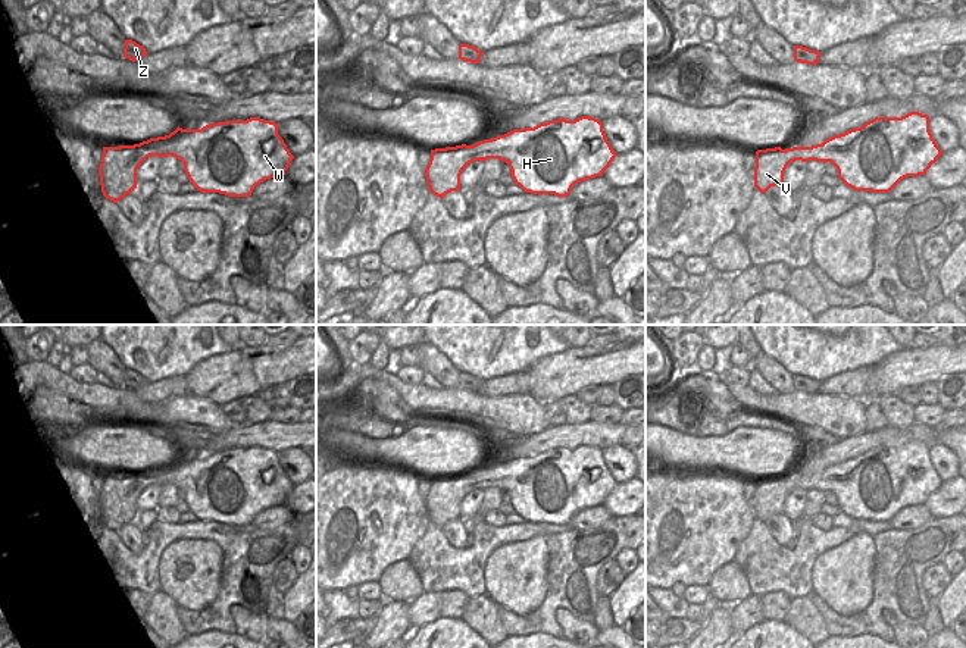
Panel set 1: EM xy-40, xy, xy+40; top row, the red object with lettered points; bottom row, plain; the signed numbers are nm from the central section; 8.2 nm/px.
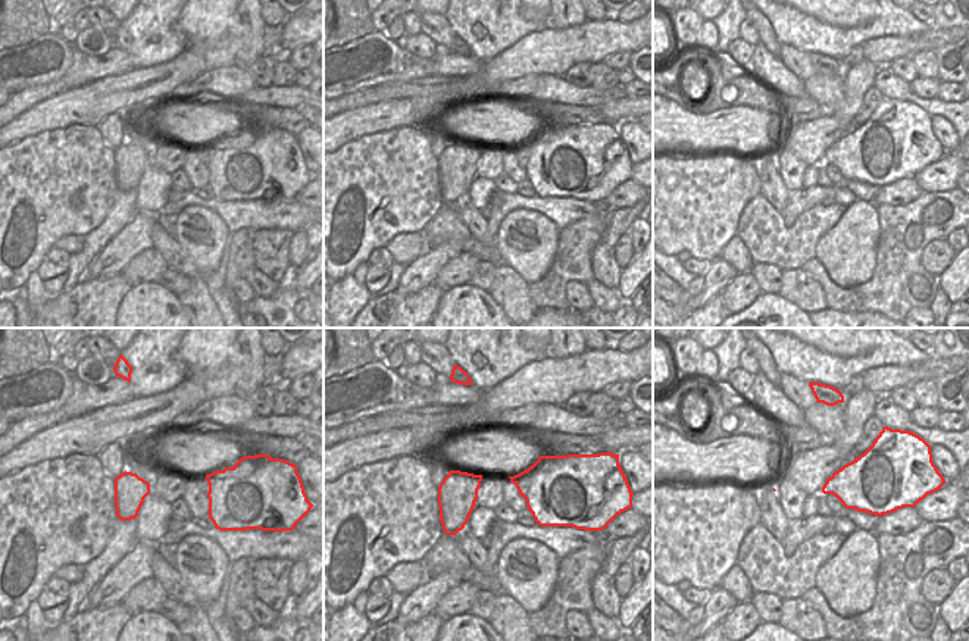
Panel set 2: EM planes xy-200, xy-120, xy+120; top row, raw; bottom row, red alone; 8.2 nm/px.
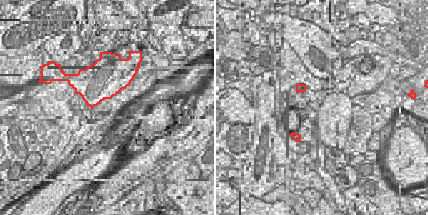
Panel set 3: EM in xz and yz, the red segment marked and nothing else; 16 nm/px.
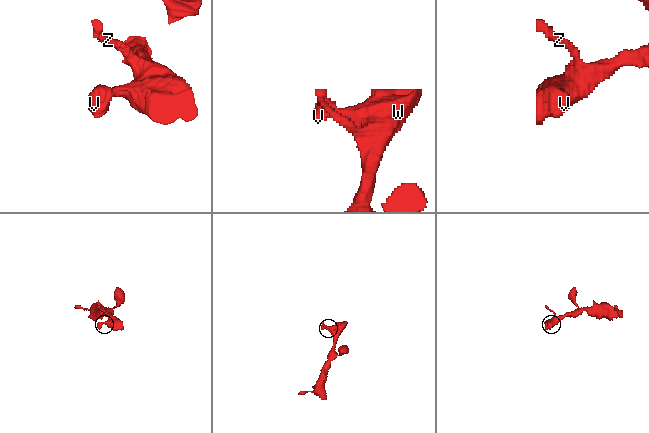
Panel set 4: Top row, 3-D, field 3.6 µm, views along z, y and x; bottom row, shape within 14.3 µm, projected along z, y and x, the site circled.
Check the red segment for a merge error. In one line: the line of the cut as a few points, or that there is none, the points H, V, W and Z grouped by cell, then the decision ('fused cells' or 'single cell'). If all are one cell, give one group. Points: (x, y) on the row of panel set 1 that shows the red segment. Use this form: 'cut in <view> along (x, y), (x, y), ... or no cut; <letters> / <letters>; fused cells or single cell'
no cut; H V W Z; single cell

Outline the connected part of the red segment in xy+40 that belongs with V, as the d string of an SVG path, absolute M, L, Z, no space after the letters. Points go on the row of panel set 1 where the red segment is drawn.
M910 112L901 118L875 118L860 128L834 135L812 147L781 147L757 150L754 187L766 192L770 187L784 185L784 172L791 162L831 162L838 178L854 191L890 192L907 176L925 175L942 154L929 131L929 116Z

